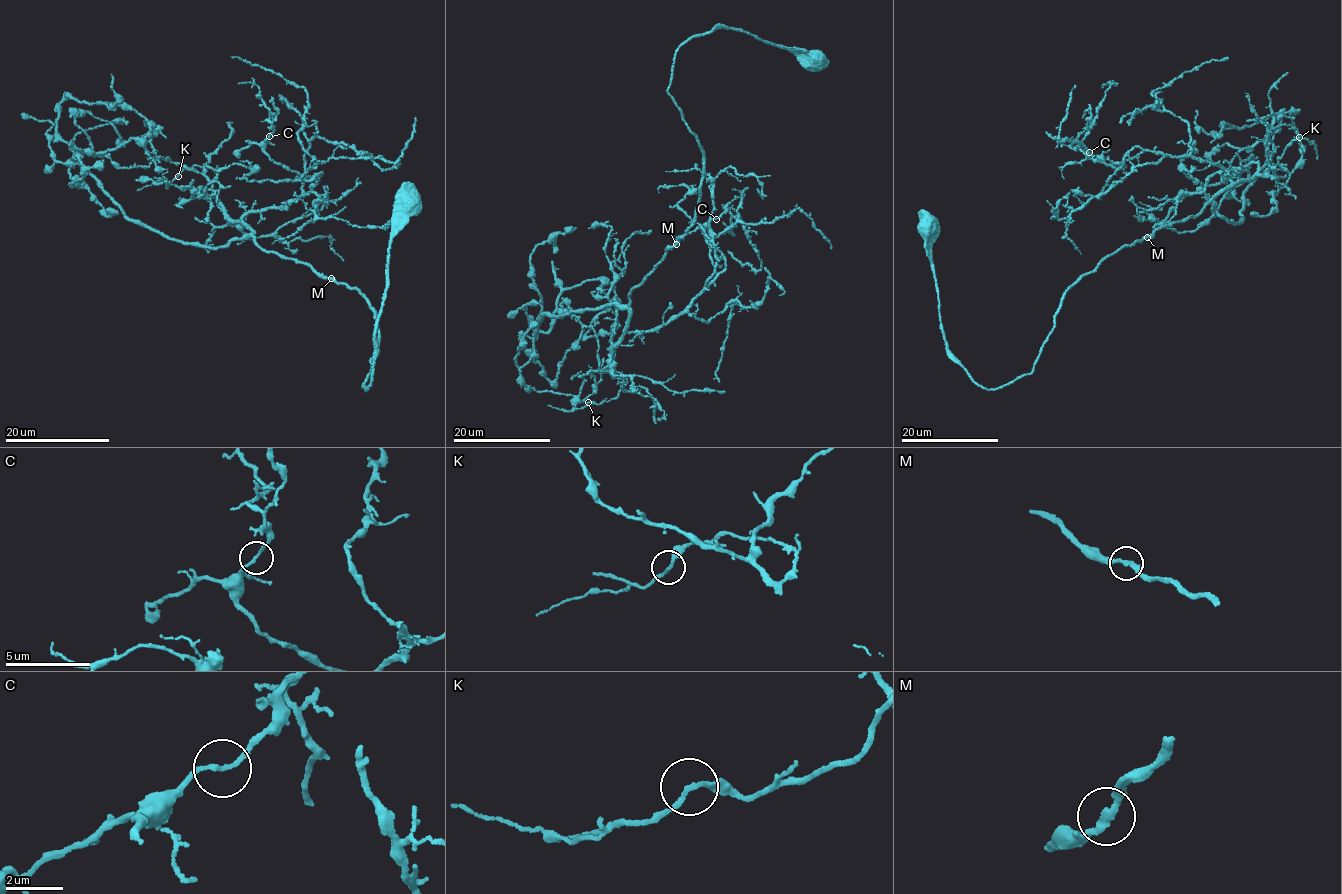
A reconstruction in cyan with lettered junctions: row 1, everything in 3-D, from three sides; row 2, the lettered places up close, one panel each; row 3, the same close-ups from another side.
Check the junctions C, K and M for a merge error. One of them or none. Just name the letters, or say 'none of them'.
none of them

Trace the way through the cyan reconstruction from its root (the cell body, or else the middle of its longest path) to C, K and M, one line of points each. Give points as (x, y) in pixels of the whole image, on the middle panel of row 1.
C: (814, 60), (724, 25), (676, 51), (701, 193), (625, 331), (714, 279), (716, 218)
K: (814, 60), (724, 25), (676, 51), (701, 193), (629, 294), (617, 397), (588, 403)
M: (814, 60), (724, 25), (697, 34), (676, 51), (668, 91), (705, 159), (692, 224), (675, 244)

